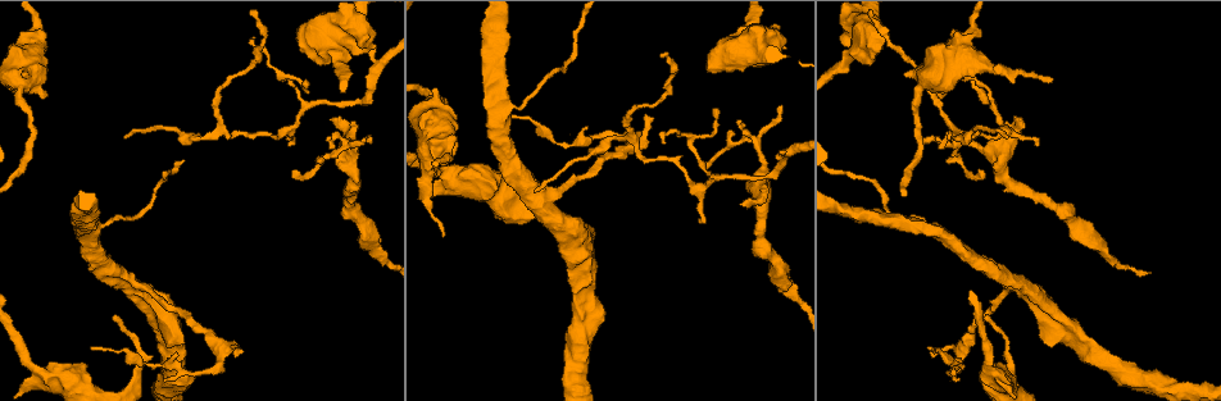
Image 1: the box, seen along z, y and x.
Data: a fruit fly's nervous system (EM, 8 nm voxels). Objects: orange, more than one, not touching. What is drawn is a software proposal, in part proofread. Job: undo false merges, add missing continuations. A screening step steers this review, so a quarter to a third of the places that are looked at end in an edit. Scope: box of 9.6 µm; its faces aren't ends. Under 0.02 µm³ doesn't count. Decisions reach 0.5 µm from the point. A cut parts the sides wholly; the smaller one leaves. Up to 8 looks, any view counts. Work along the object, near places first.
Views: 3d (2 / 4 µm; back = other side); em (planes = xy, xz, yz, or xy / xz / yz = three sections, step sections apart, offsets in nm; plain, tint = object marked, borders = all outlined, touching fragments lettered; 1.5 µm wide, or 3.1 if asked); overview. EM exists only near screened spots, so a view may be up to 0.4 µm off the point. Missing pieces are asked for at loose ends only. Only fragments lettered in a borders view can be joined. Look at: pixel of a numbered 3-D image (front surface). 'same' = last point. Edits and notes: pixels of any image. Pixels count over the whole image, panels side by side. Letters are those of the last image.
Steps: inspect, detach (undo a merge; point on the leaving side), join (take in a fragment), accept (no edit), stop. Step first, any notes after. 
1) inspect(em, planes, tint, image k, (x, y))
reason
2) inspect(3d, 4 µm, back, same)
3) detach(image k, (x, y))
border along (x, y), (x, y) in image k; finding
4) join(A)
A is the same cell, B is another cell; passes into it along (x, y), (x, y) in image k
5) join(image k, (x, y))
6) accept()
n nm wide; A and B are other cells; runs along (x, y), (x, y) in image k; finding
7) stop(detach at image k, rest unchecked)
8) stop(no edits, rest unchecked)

inspect(3d, 4 µm, image 1, (300, 41))
stops while still wide

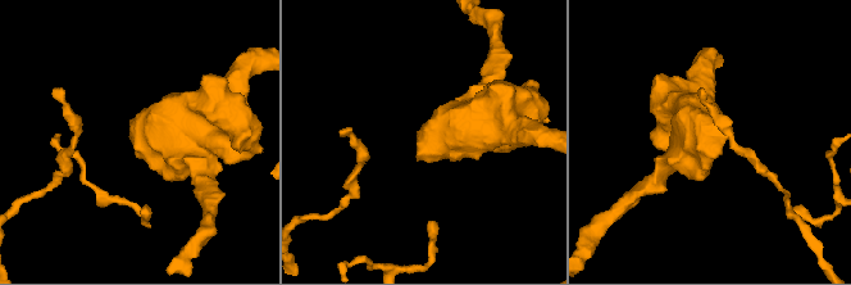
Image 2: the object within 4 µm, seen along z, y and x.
inspect(em, xy, step 4, borders, image 2, (420, 157))
now the EM

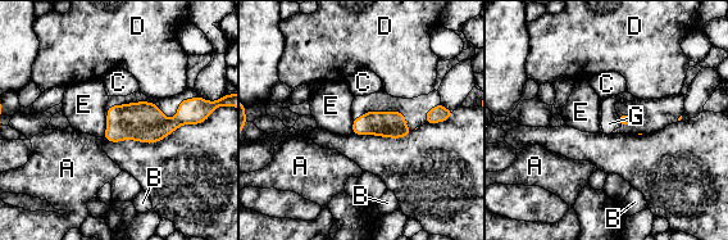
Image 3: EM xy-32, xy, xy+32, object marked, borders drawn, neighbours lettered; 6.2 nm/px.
join(G)
G is the same cell, A, B, C, D and E are other cells; passes into it along (623, 120), (618, 121), (609, 123) in image 3; it goes on there

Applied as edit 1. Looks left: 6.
inspect(overview)

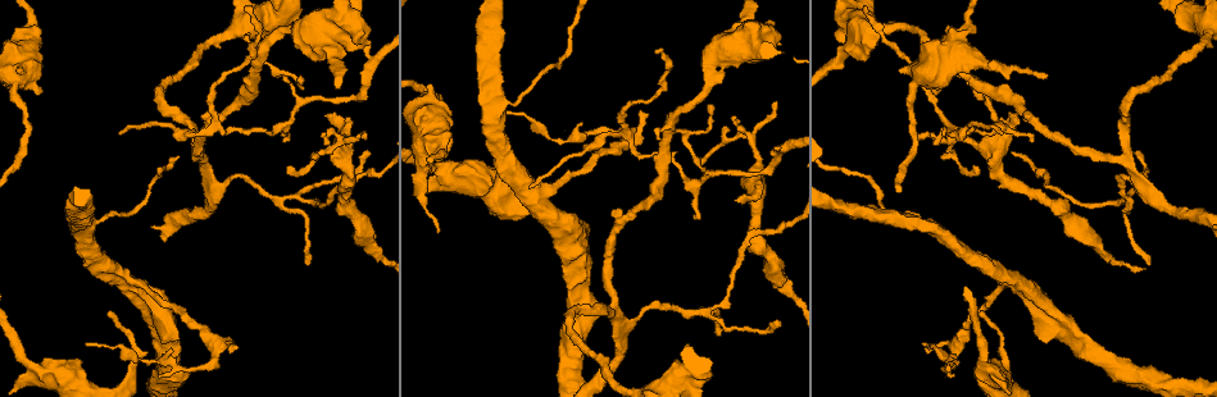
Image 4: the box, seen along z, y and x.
inspect(em, xz, step 8, tint, image 4, (18, 97))
thick turns thin

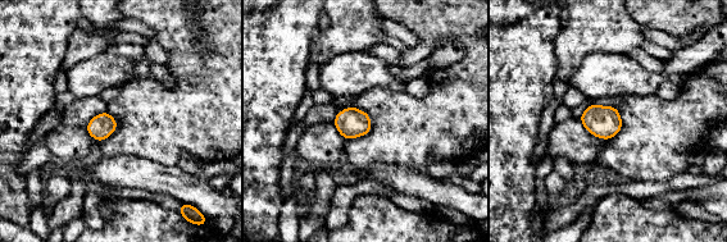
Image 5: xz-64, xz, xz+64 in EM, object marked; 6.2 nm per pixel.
inspect(em, planes, tint, same)

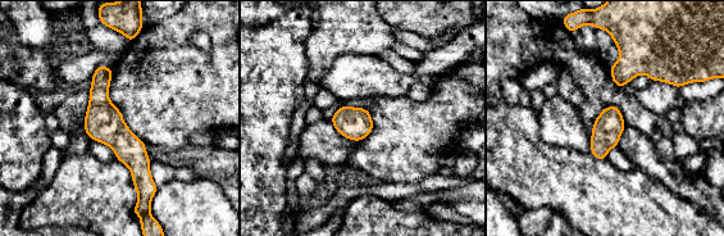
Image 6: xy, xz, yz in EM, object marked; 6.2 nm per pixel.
inspect(em, planes, borders, same)

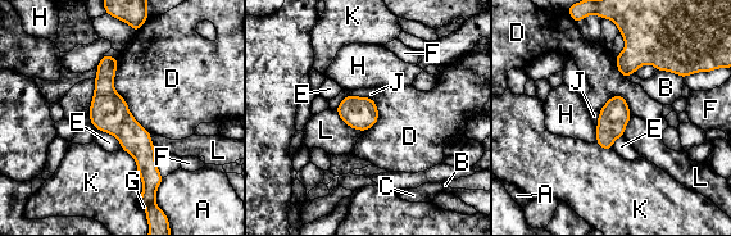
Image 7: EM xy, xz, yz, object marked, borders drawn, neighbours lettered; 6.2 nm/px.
accept()
A, B, C, D, E, F, G, H, J, K and L are other cells; runs along (105, 58), (149, 185) in image 7; all the same neuron

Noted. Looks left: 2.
stop(join at image 3, rest unchecked)

